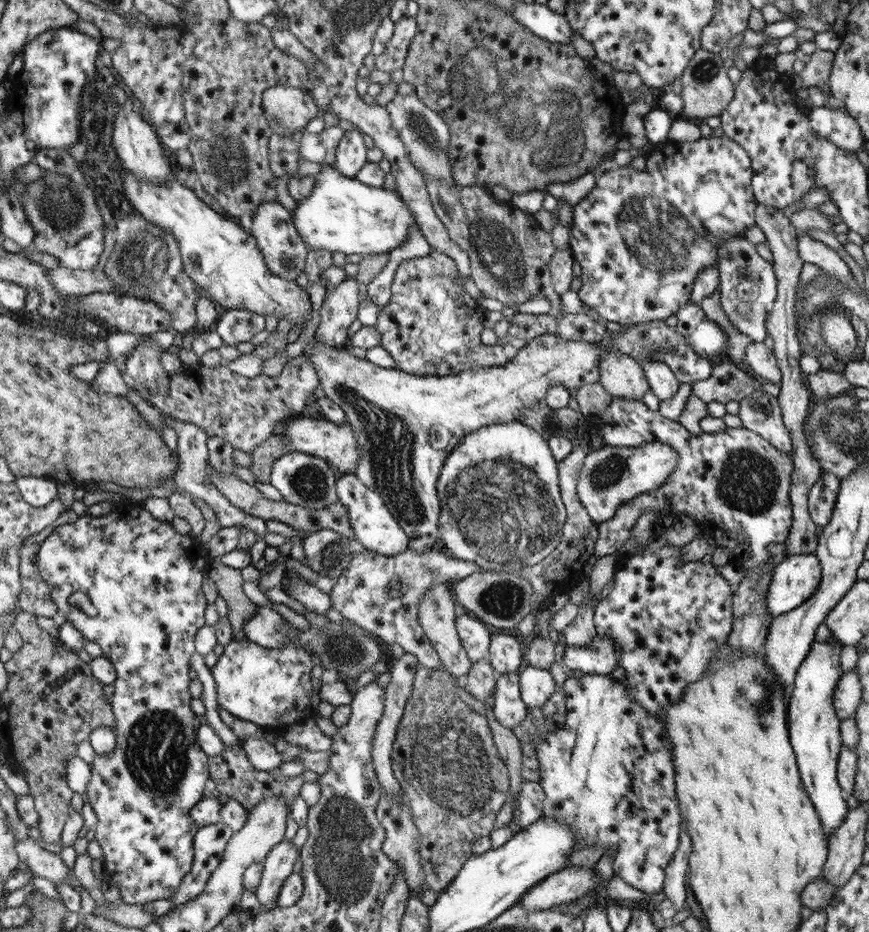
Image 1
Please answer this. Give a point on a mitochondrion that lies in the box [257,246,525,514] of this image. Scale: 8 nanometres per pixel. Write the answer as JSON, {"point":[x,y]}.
{"point":[310,482]}

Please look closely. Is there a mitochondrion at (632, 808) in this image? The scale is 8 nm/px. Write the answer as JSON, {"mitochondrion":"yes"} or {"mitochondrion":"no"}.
{"mitochondrion":"no"}

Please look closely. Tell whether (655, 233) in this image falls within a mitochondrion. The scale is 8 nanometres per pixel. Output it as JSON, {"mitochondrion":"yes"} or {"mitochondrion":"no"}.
{"mitochondrion":"yes"}

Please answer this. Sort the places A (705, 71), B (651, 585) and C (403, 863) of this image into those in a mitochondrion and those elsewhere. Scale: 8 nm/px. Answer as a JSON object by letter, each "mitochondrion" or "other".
{"A":"mitochondrion","B":"other","C":"other"}

